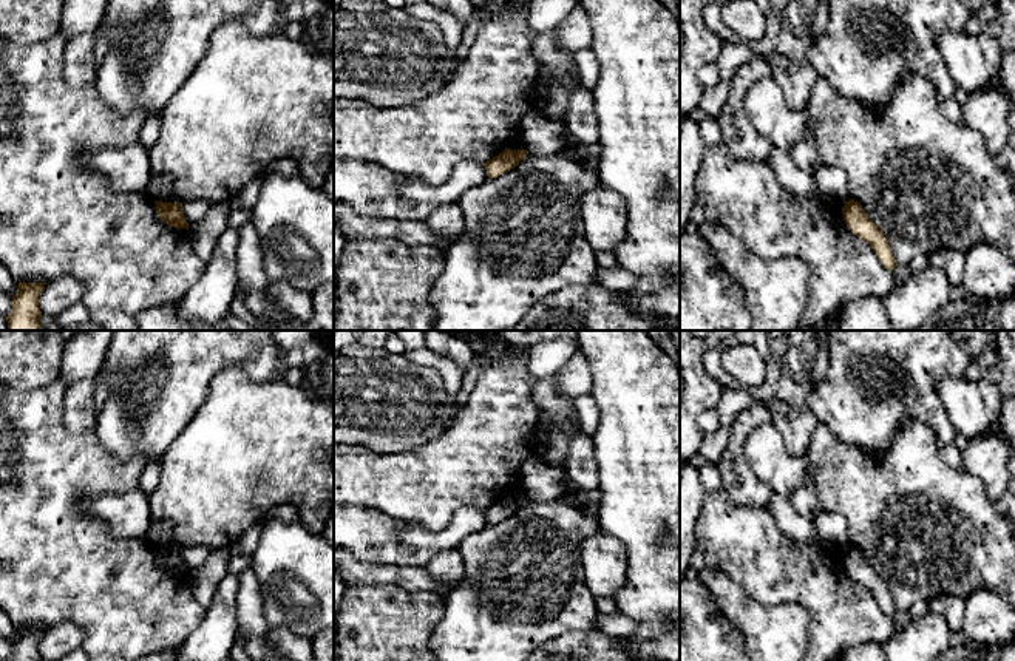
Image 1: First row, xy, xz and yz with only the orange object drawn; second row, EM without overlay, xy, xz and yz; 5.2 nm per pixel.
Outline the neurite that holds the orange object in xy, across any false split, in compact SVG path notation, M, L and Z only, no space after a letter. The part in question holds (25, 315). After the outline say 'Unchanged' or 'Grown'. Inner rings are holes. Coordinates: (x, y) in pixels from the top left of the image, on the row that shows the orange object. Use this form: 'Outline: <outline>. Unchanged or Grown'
Outline: M19 283L12 297L12 310L6 317L8 330L43 330L40 324L39 295L46 283Z. Unchanged

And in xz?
Outline: M505 148L502 153L494 156L493 159L487 161L485 170L488 178L497 178L511 168L514 168L525 156L528 154L527 150L510 150Z. Unchanged

